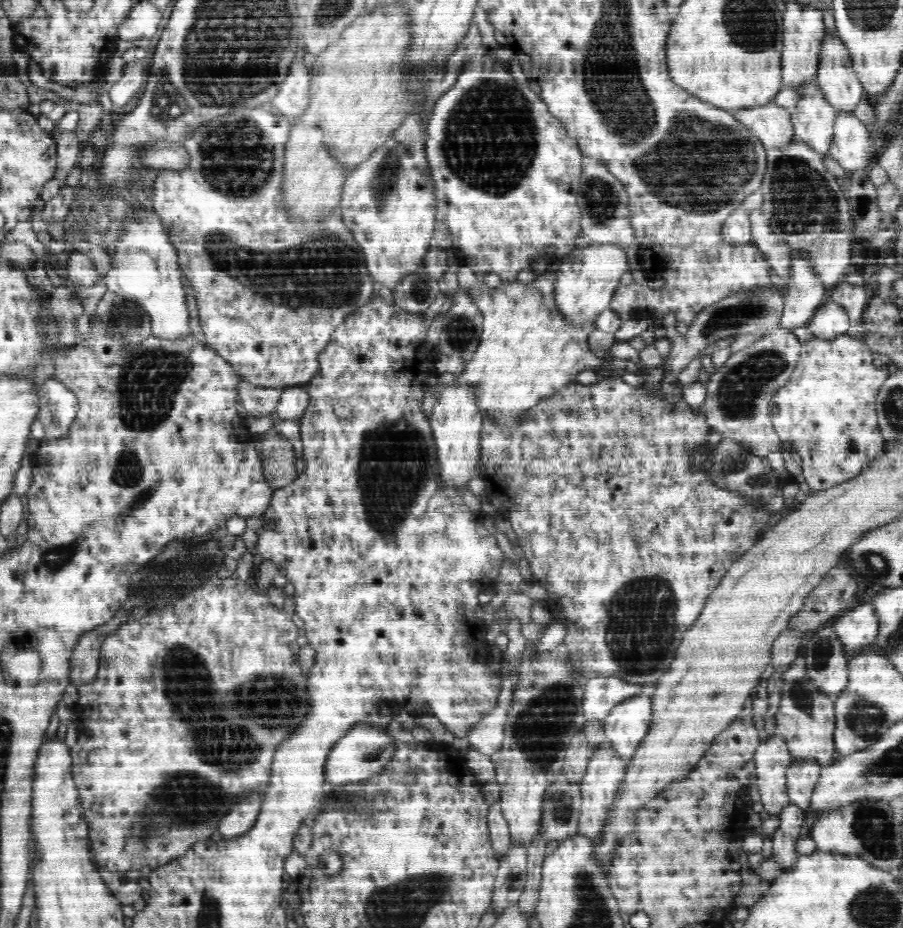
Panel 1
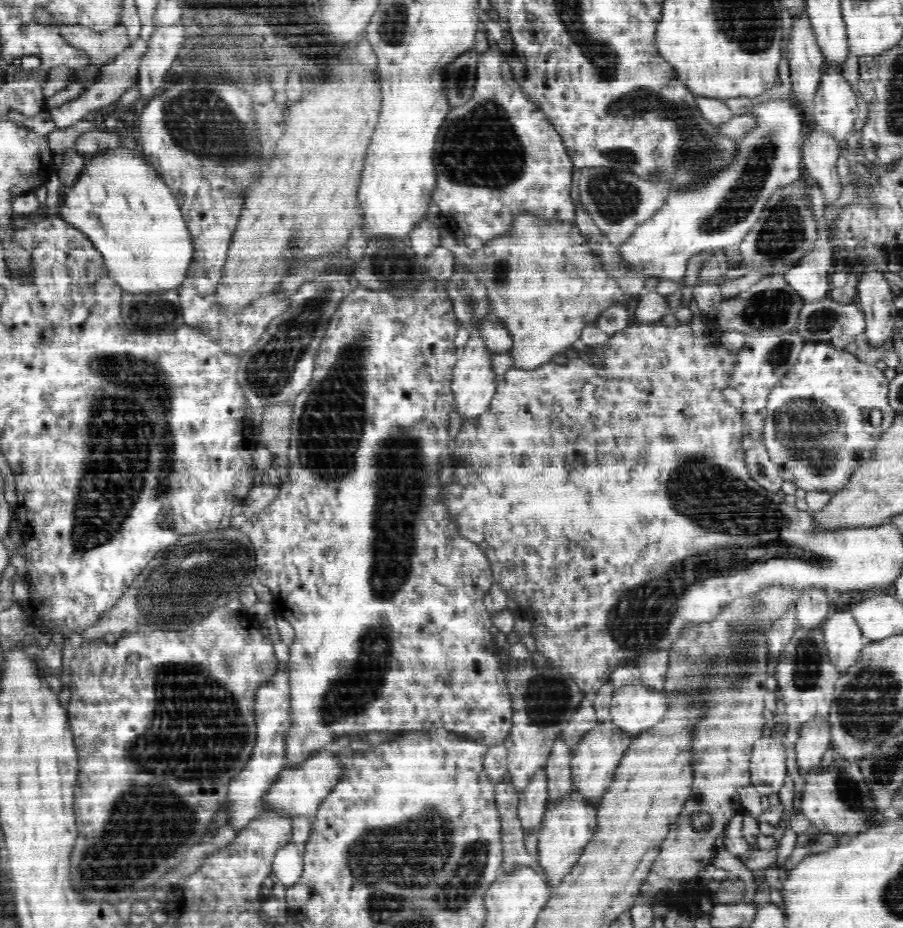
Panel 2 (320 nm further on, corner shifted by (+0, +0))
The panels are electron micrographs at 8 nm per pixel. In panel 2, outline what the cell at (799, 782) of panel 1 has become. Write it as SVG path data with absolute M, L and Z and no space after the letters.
M822 719L822 724L810 724L810 728L802 728L802 736L796 744L796 756L802 776L810 774L822 762L826 750L830 746L830 724Z

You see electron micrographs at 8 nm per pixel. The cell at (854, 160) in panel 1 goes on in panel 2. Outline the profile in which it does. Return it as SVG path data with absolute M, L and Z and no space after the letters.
M826 62L824 76L817 88L812 120L817 128L838 139L848 138L858 118L858 100L839 68Z

